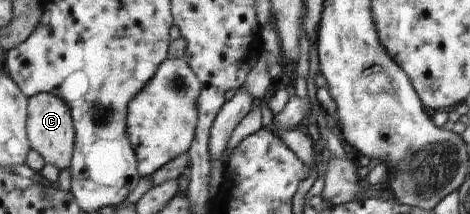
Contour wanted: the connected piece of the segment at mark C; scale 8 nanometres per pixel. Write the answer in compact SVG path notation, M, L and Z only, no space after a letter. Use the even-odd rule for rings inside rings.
M40 92L28 98L28 136L29 144L37 151L44 163L51 163L59 170L72 165L73 149L76 147L76 127L73 125L72 110L61 97Z

